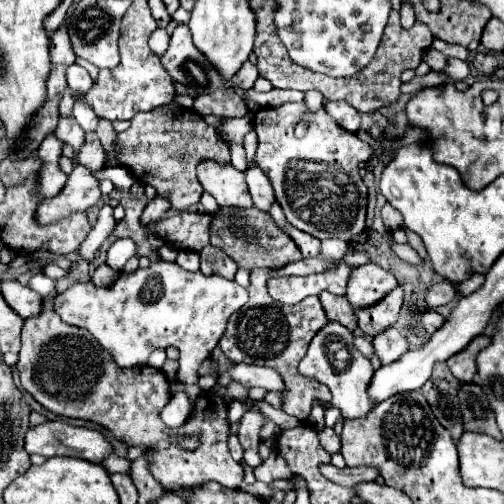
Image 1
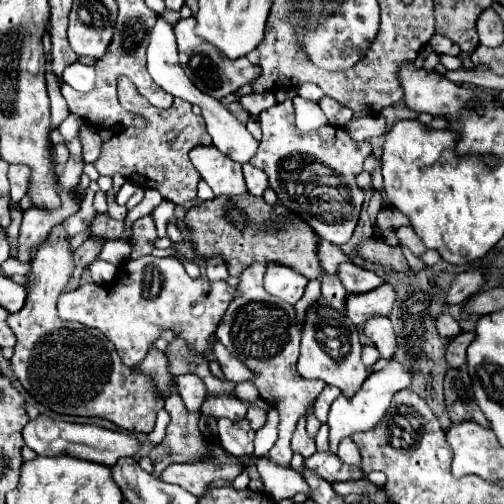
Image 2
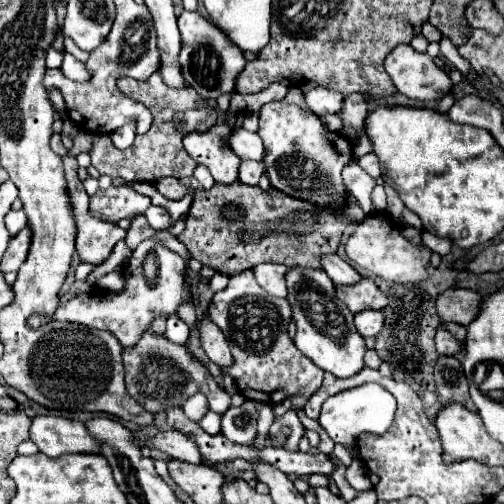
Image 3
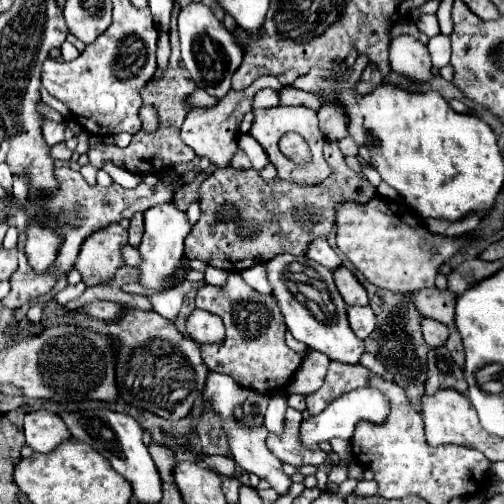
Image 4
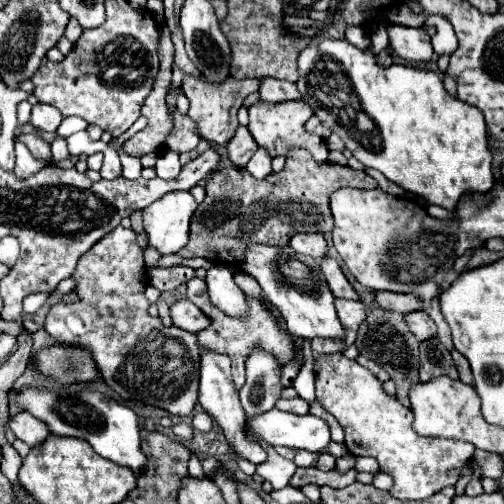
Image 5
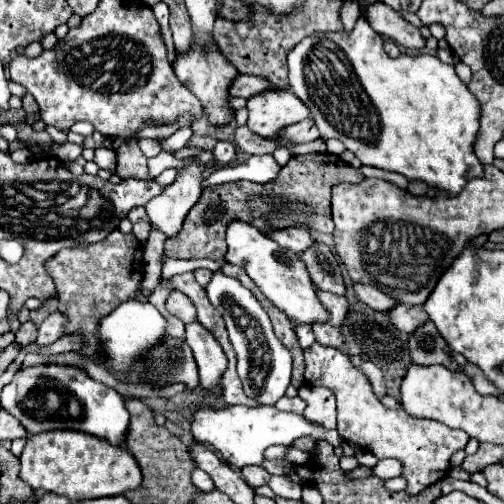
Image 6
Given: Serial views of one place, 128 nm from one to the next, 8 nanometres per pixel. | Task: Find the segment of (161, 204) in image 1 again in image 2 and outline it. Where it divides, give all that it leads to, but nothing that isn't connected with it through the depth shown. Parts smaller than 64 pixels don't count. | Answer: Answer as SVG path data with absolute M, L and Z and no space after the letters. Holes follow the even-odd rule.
M142 216L132 226L132 254L130 258L140 258L142 254L150 254L154 250L154 242L158 238L156 226L152 222L152 216Z

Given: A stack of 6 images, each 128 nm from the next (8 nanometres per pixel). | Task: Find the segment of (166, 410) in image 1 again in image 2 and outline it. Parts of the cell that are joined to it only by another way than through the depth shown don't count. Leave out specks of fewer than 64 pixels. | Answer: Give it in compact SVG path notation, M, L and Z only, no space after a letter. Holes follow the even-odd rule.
M160 410L160 412L158 412L156 426L154 426L154 430L148 434L148 442L153 445L160 444L160 440L164 440L164 436L166 436L166 426L168 426L168 412Z

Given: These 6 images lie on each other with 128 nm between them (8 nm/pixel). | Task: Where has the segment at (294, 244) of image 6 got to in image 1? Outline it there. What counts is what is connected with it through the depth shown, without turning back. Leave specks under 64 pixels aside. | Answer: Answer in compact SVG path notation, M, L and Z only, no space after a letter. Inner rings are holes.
M370 262L364 266L352 268L348 286L346 286L346 296L354 308L360 308L360 306L364 308L364 306L376 304L376 300L380 300L386 292L390 292L396 286L398 282L388 270L382 270L380 266Z

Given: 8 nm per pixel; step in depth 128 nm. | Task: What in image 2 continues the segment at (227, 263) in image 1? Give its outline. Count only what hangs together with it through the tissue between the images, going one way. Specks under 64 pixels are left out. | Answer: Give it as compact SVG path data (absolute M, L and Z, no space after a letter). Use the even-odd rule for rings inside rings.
M212 258L212 260L208 260L208 262L206 262L206 274L208 274L208 280L212 280L212 282L228 278L226 264L222 262L222 258Z

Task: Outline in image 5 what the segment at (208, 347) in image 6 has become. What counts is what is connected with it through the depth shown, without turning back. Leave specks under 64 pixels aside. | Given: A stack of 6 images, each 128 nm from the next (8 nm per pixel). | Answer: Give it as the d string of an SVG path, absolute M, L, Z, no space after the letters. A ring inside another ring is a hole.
M200 348L200 396L198 402L202 404L202 408L220 424L220 428L226 434L226 440L232 440L232 444L236 444L236 452L240 452L240 456L244 456L246 460L260 464L266 460L266 450L260 444L248 444L248 440L244 440L244 408L240 404L238 398L238 390L232 384L230 378L230 360L224 354L218 354L214 350L208 348Z

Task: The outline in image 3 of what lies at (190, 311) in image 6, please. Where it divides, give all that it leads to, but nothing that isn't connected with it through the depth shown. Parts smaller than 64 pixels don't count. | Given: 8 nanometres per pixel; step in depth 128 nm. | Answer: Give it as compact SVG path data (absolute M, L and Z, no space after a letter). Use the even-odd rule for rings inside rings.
M204 316L198 322L198 332L200 332L200 342L204 352L208 354L208 358L218 364L218 366L228 366L232 364L232 356L230 356L230 346L228 340L224 338L222 330L208 318Z

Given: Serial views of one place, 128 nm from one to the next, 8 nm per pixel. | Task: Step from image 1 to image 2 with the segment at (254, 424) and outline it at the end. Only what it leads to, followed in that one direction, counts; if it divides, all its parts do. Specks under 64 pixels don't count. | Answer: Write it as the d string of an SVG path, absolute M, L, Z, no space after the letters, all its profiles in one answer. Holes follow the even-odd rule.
M210 394L206 396L206 402L202 404L202 414L214 416L214 418L230 418L240 420L246 416L246 406L234 396L234 394Z

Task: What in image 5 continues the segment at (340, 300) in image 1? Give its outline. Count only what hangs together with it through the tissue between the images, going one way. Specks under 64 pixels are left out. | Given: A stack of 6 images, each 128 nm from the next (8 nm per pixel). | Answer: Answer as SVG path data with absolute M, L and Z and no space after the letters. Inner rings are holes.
M296 148L286 155L284 170L278 174L266 176L266 180L254 180L244 168L218 168L208 184L206 184L206 198L202 204L198 204L192 224L190 224L190 240L188 244L178 252L182 258L208 258L214 264L238 264L244 248L252 242L260 244L272 244L272 246L286 246L288 240L296 232L330 232L334 228L332 214L328 208L328 196L342 188L376 188L376 180L370 178L366 172L352 170L350 166L340 166L332 162L316 162L304 148Z

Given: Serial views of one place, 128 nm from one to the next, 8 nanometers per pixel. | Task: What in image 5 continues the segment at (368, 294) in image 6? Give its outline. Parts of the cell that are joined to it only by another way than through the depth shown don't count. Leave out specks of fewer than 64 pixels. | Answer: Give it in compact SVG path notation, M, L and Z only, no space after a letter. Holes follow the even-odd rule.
M376 292L374 300L380 304L380 308L384 310L392 310L392 312L414 312L414 310L422 310L422 302L412 298L412 296L404 296L404 294L396 294L396 292Z

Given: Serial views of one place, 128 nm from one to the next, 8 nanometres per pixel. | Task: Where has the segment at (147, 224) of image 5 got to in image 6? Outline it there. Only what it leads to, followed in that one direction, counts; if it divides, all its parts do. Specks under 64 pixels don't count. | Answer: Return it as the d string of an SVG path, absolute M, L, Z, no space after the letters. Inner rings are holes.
M186 158L184 166L176 168L176 180L162 190L160 196L152 198L146 204L146 212L150 216L150 222L158 226L166 236L174 236L180 232L184 216L188 210L196 204L202 192L202 180L204 180L204 162Z

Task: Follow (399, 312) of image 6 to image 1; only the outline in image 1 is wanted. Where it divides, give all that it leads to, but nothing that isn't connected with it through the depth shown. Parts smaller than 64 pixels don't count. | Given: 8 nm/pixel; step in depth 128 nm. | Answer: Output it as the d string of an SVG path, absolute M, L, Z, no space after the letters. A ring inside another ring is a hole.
M476 336L468 348L460 350L458 354L450 356L446 360L448 368L452 370L452 374L460 380L460 382L472 382L474 374L476 374L476 354L484 348L484 344L488 344L490 338L488 336Z

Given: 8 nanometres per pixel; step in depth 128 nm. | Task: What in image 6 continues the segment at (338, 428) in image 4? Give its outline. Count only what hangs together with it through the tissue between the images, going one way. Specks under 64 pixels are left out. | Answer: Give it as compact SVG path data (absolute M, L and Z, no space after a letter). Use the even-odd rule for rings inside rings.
M198 406L190 414L190 432L196 442L210 444L214 450L218 450L226 462L230 462L236 468L250 466L250 464L262 464L264 462L264 450L272 444L284 444L290 446L300 436L310 436L316 442L324 440L338 447L343 440L336 430L326 430L320 424L308 422L302 414L294 412L278 412L274 406L224 406L224 408L210 408L210 406Z

